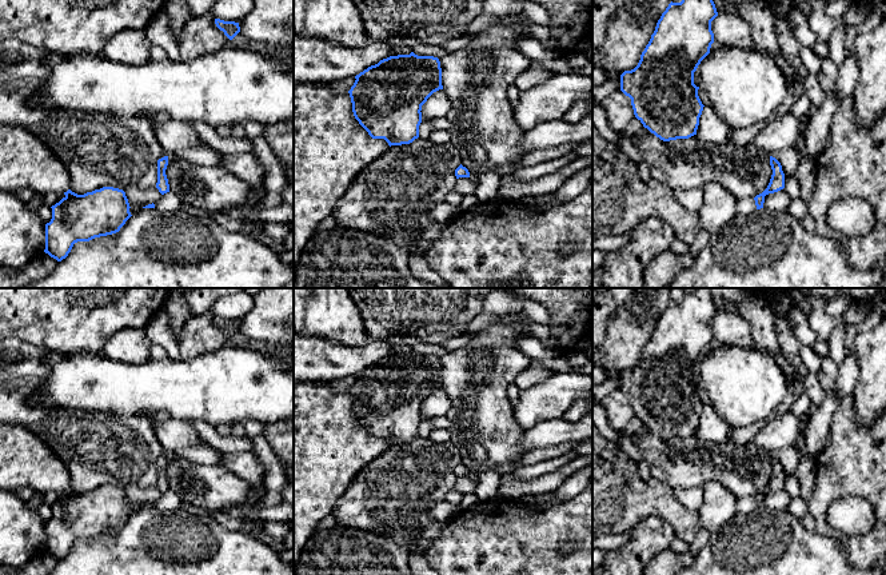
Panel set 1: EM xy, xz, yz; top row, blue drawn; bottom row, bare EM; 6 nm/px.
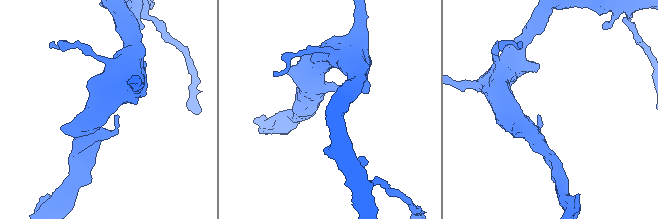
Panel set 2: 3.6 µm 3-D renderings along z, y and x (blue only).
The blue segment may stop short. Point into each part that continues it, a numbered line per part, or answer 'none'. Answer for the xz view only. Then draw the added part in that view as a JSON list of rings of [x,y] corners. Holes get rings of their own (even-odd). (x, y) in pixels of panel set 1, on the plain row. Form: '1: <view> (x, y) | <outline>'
none

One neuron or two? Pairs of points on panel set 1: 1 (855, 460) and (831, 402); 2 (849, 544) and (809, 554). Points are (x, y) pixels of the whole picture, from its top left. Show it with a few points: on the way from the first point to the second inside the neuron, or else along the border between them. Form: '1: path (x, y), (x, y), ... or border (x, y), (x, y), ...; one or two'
1: border (851, 394), (841, 399), (833, 415), (826, 440); two
2: border (815, 530), (834, 538), (849, 560); two

